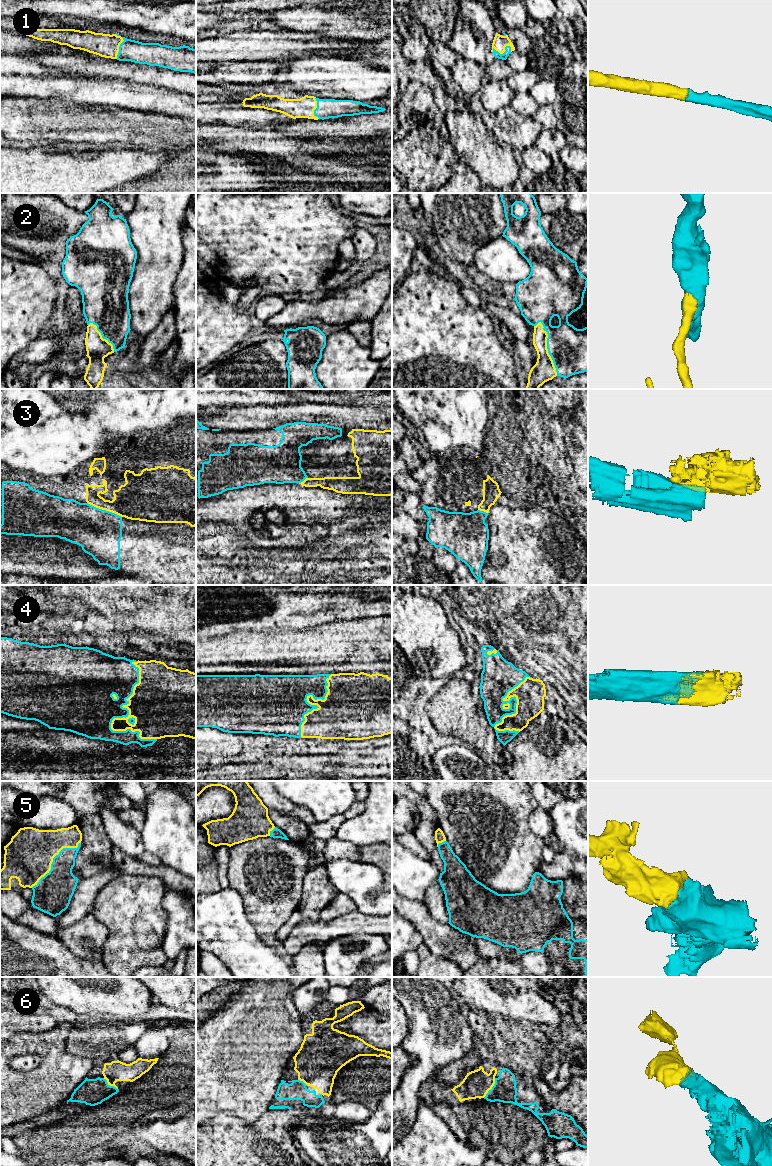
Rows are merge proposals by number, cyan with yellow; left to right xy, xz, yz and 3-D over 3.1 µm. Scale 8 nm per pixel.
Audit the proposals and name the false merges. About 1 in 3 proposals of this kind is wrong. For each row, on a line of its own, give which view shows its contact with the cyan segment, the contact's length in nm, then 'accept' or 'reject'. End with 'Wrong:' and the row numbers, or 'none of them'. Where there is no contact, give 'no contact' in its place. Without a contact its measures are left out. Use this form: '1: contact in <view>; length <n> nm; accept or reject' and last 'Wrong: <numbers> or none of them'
1: contact in yz; length 170 nm; accept
2: contact in yz; length 460 nm; accept
3: contact in xy; length 300 nm; reject
4: contact in xy; length 650 nm; accept
5: contact in xy; length 550 nm; accept
6: contact in yz; length 190 nm; accept
Wrong: 3

